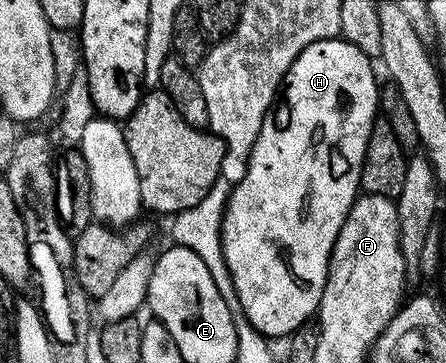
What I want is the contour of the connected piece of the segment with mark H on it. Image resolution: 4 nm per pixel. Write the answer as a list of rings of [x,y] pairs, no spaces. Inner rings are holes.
[[[337,38],[323,40],[306,46],[286,70],[284,82],[279,93],[272,102],[272,108],[262,122],[262,130],[258,134],[258,142],[254,142],[254,150],[248,159],[246,174],[242,182],[231,185],[228,193],[228,204],[225,206],[224,217],[221,219],[221,248],[225,256],[226,266],[233,278],[233,286],[240,302],[243,316],[254,325],[266,338],[283,336],[288,338],[301,326],[307,325],[308,316],[315,317],[320,310],[320,299],[328,277],[328,263],[332,257],[332,247],[338,238],[338,230],[342,230],[342,222],[346,222],[346,214],[361,191],[360,171],[363,169],[363,158],[367,154],[367,140],[370,138],[372,125],[378,119],[380,93],[376,84],[376,72],[372,69],[373,57],[362,54],[358,46],[349,40]]]

